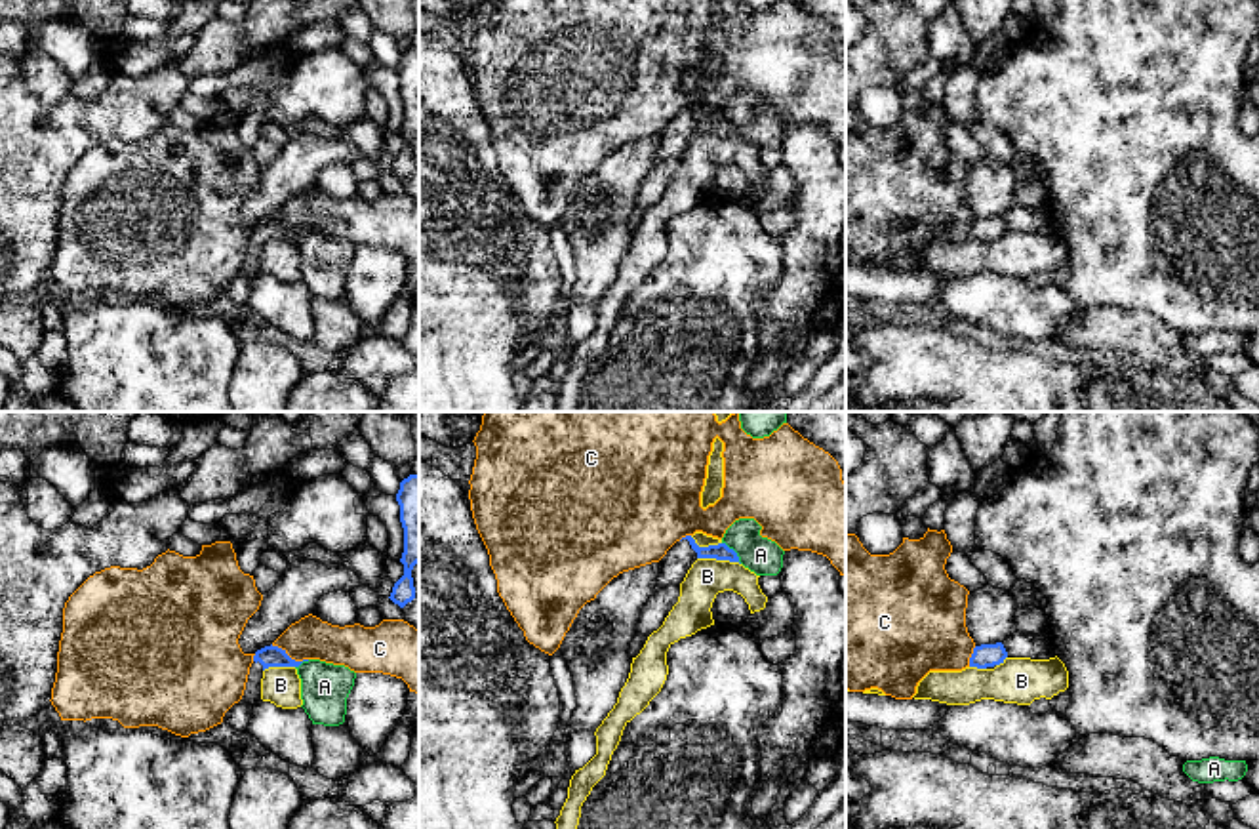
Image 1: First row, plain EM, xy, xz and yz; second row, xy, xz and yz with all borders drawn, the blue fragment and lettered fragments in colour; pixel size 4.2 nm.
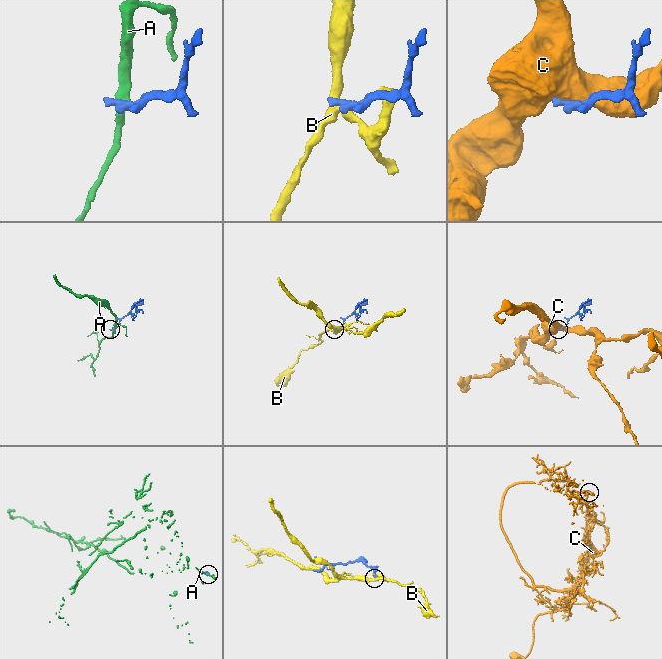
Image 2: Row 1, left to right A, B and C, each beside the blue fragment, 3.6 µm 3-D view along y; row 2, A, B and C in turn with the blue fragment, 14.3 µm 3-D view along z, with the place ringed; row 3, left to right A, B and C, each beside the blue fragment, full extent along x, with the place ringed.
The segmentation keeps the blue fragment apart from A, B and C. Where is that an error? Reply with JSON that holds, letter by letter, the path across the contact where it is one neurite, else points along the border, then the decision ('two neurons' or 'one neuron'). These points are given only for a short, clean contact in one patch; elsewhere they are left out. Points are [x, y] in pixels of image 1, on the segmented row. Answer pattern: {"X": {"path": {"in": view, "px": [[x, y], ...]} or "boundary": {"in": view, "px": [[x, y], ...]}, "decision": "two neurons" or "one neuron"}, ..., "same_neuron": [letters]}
{"A": {"boundary": {"in": "xz", "px": [[722, 542], [741, 563]]}, "decision": "two neurons"}, "B": {"boundary": {"in": "xz", "px": [[698, 557], [728, 559], [739, 565]]}, "decision": "two neurons"}, "C": {"decision": "two neurons"}, "same_neuron": []}

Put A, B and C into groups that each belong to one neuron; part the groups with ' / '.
A / B / C

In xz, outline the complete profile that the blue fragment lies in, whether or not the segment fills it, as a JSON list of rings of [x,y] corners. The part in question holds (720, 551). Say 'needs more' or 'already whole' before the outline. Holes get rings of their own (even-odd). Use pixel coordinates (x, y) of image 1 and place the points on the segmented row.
needs more; [[[691,536],[676,541],[667,555],[659,560],[657,587],[665,589],[684,581],[688,570],[697,558],[716,558],[739,562],[739,556],[726,543],[699,547]]]

